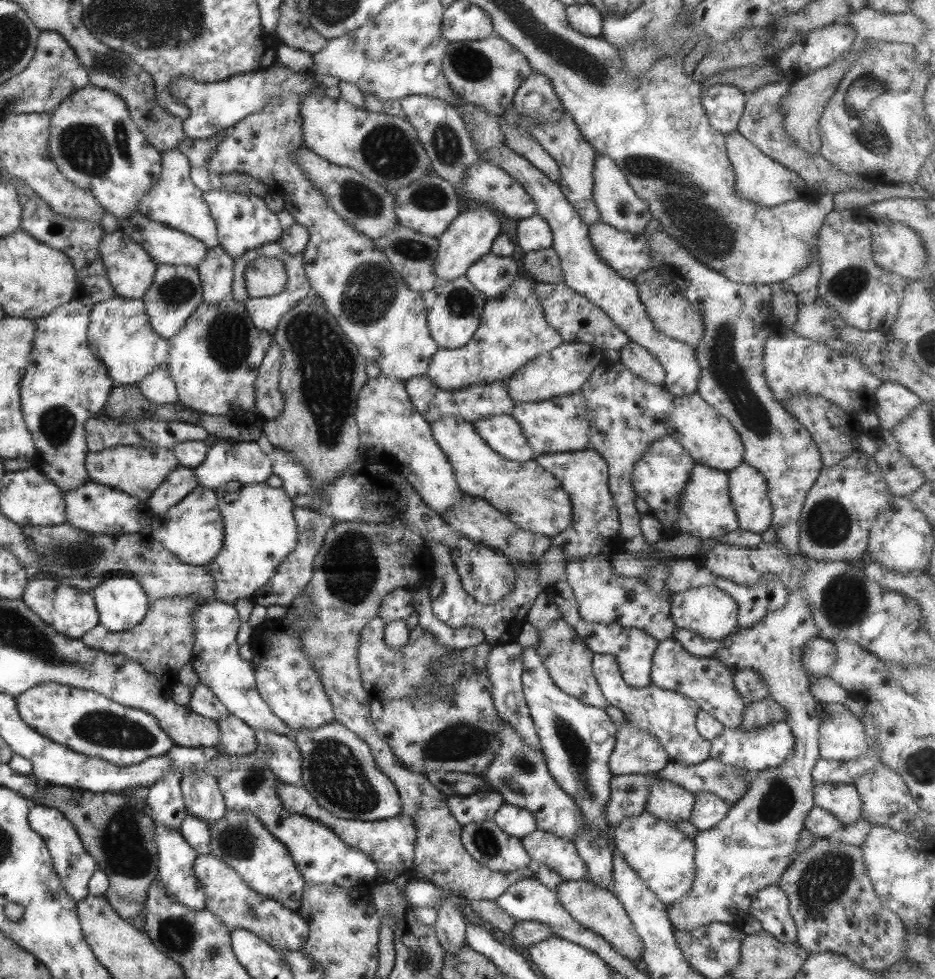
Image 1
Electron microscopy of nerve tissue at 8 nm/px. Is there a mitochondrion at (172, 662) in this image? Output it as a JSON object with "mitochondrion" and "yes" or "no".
{"mitochondrion":"no"}

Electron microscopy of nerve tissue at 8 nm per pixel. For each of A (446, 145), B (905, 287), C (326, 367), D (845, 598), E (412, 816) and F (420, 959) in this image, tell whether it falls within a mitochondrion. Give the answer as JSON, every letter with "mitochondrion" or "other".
{"A":"mitochondrion","B":"other","C":"mitochondrion","D":"mitochondrion","E":"other","F":"mitochondrion"}

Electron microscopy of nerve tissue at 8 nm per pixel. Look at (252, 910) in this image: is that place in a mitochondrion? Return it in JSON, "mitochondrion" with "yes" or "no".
{"mitochondrion":"yes"}

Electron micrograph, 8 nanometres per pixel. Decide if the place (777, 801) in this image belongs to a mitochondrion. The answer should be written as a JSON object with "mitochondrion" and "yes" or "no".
{"mitochondrion":"yes"}

